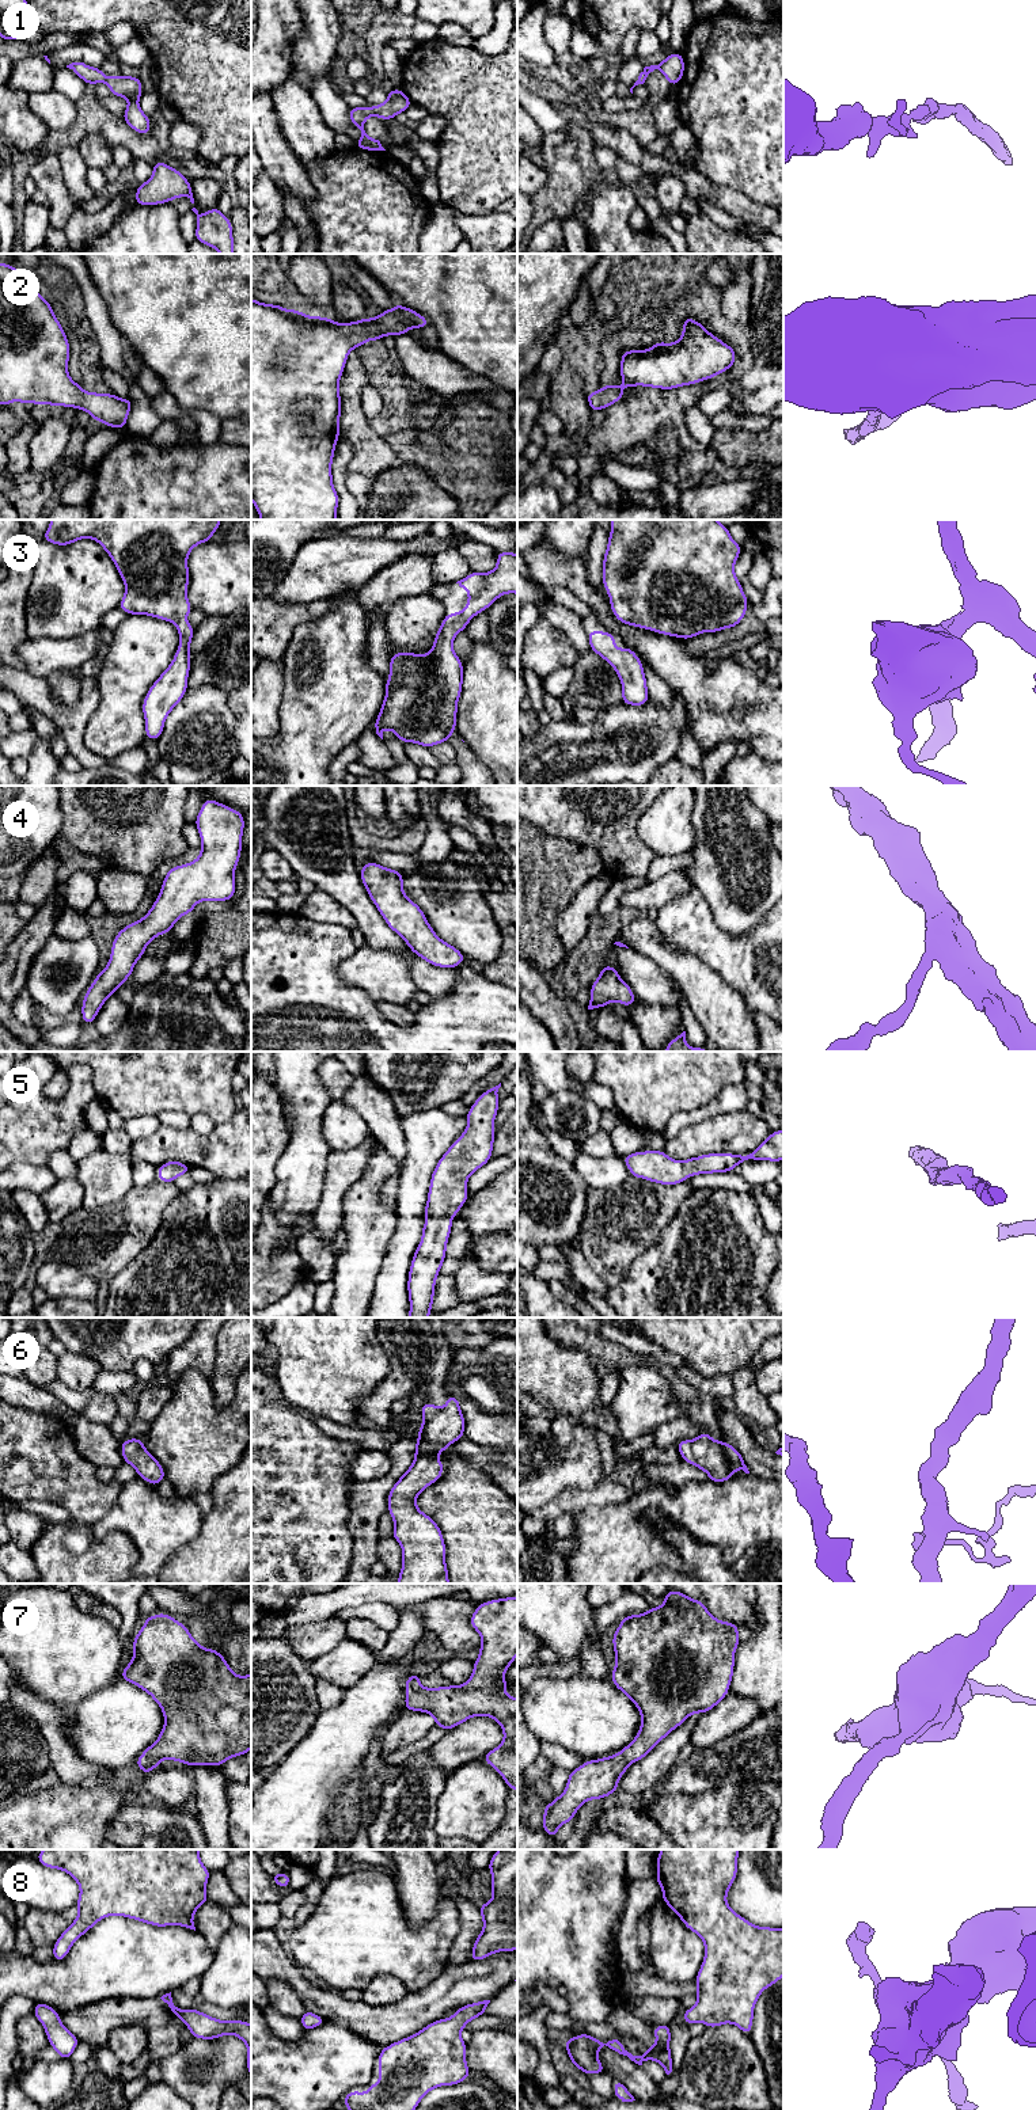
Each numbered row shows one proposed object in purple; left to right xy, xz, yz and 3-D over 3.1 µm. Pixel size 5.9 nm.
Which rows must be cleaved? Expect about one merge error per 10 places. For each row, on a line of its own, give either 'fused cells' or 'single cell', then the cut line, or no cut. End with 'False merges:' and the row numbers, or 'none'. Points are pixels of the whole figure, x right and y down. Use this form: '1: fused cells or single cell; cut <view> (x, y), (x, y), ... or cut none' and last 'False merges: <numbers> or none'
1: single cell; cut none
2: single cell; cut none
3: single cell; cut none
4: single cell; cut none
5: single cell; cut none
6: single cell; cut none
7: single cell; cut none
8: single cell; cut none
False merges: none

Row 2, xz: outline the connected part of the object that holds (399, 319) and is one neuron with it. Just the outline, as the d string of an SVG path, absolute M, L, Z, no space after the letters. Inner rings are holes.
M251 297L251 501L261 520L337 520L339 498L333 484L331 463L341 437L339 379L348 354L365 342L382 341L384 335L399 337L428 324L425 316L399 303L372 319L335 323L331 318L308 316Z

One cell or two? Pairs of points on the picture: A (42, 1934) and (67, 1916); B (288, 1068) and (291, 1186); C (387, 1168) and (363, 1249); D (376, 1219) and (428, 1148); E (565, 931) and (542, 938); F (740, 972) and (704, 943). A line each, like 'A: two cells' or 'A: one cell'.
A: one cell
B: one cell
C: one cell
D: two cells
E: two cells
F: one cell

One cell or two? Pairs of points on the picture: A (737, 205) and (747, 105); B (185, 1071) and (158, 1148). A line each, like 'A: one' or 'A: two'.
A: two
B: two

